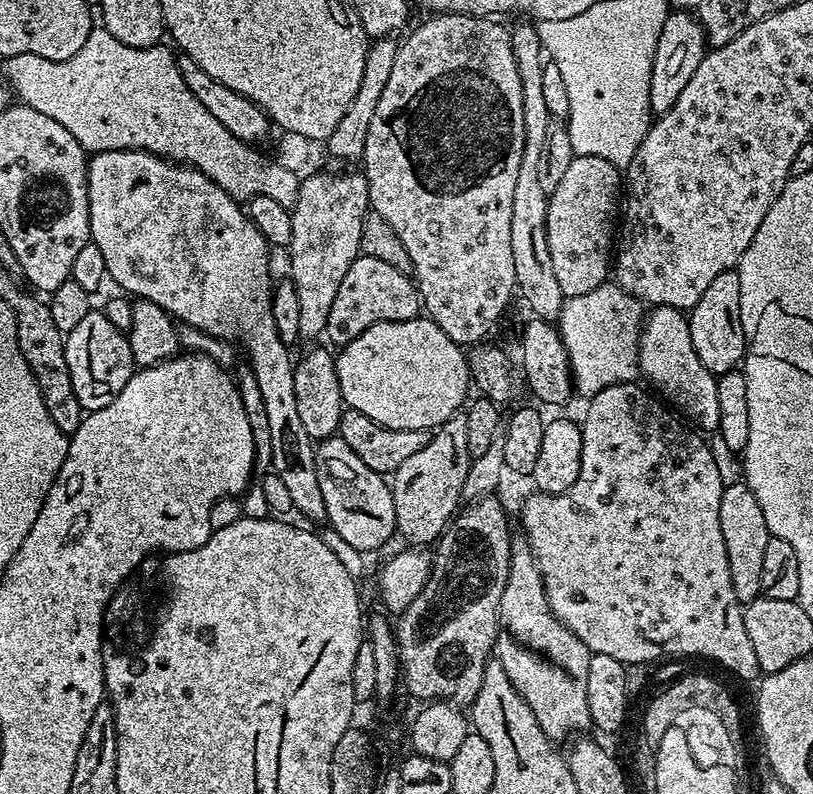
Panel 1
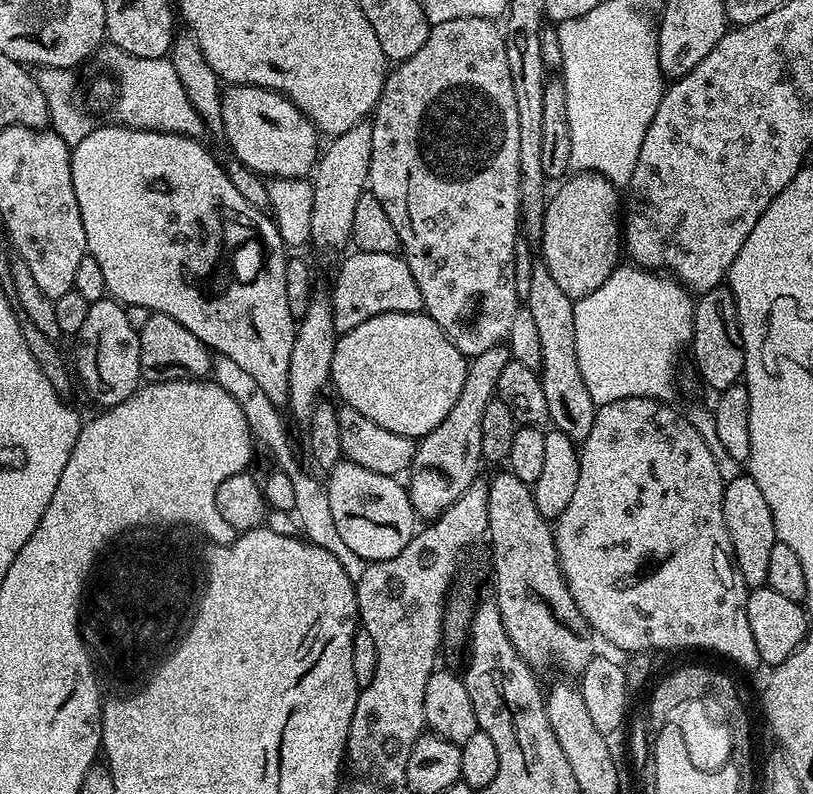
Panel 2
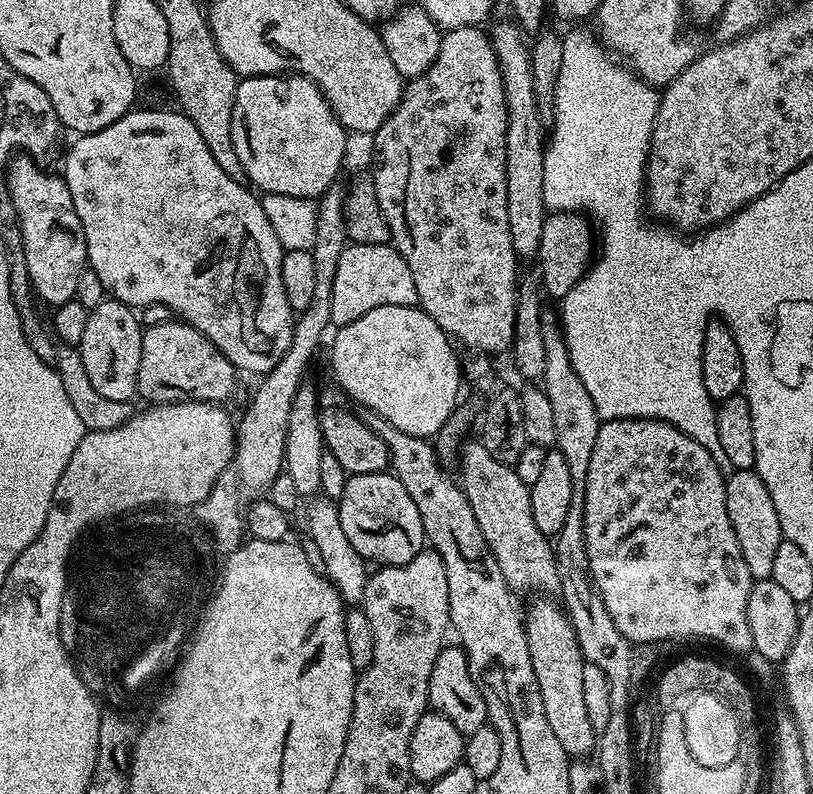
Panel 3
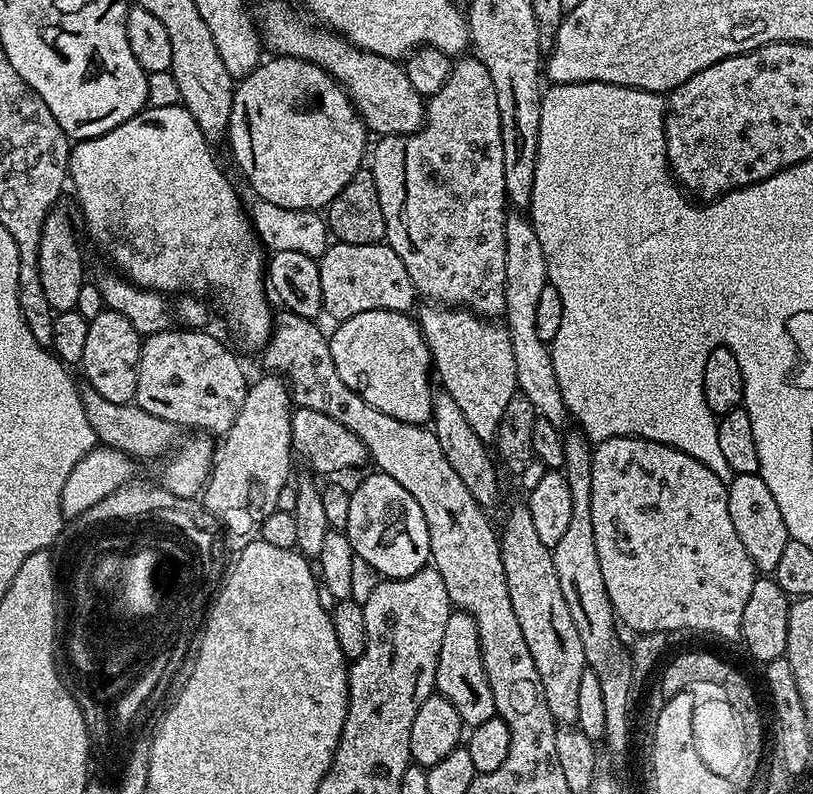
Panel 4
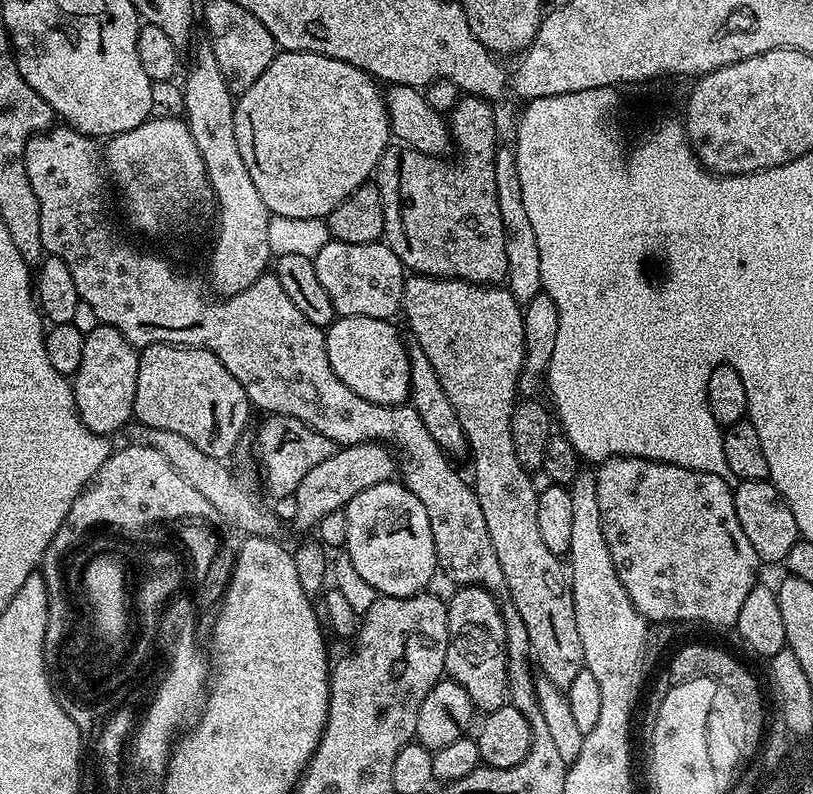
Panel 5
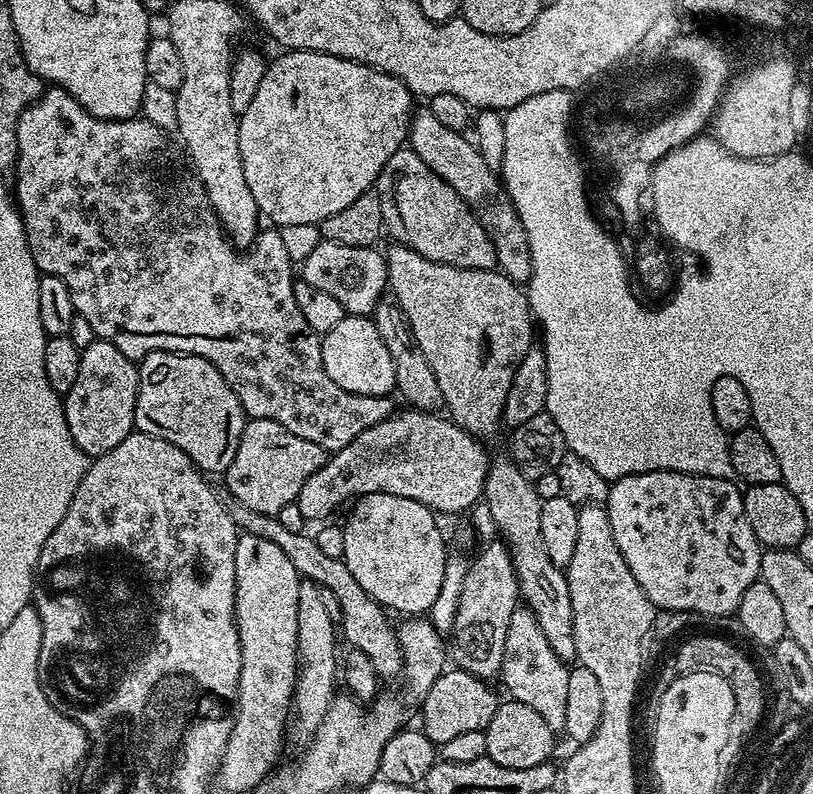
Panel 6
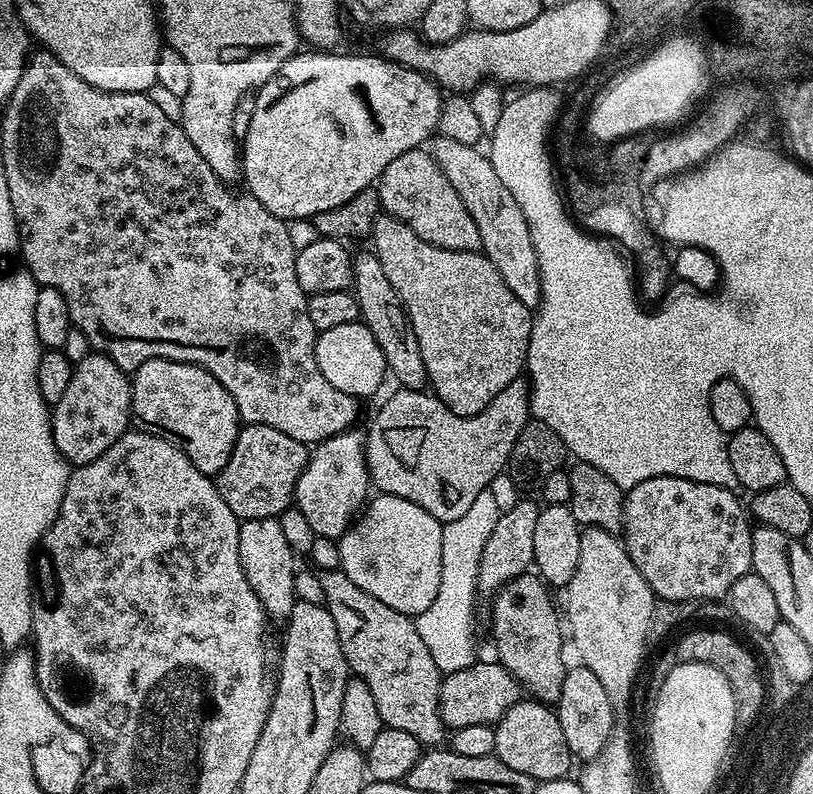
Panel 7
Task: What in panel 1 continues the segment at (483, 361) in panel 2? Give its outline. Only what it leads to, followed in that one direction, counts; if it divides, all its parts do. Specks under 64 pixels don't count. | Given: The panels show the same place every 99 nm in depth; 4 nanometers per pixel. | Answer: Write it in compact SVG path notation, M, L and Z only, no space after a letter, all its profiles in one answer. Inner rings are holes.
M462 414L452 416L429 437L426 446L402 462L390 478L392 501L394 502L397 533L406 537L414 546L433 545L451 523L462 500L462 486L465 485L472 457L469 454L469 438L466 420Z

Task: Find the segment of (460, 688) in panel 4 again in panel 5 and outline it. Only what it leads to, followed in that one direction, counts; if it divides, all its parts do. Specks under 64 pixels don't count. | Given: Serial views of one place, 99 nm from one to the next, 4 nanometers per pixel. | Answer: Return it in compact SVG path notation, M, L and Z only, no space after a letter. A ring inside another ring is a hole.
M460 586L452 597L447 597L448 606L448 641L446 642L446 662L444 670L447 679L458 682L466 694L470 694L470 702L477 713L487 714L498 710L508 699L508 651L506 650L506 626L504 616L500 612L497 597L486 588Z

